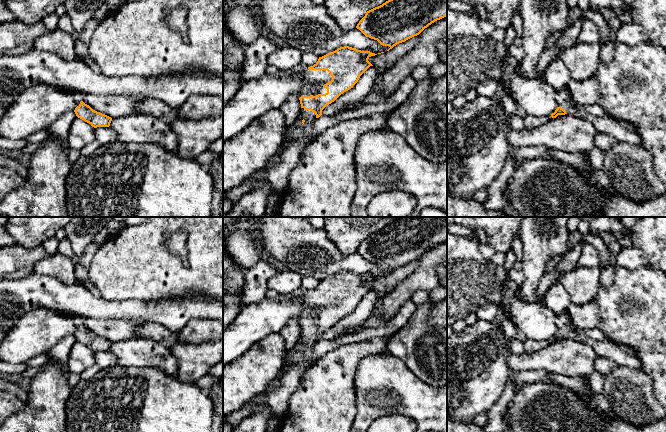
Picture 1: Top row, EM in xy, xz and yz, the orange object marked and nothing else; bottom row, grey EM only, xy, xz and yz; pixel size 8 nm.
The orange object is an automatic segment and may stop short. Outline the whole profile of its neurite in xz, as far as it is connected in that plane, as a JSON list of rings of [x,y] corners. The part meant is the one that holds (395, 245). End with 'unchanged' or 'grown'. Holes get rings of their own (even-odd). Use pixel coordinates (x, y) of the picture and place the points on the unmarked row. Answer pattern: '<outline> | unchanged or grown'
[[[399,217],[382,229],[367,235],[356,252],[366,261],[377,264],[383,270],[389,270],[389,275],[446,240],[447,217]]] | unchanged

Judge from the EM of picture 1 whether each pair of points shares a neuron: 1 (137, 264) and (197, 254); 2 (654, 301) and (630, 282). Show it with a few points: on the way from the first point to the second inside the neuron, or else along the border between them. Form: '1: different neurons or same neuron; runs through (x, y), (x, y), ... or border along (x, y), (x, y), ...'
1: same neuron; runs through (154, 270), (190, 270)
2: same neuron; runs through (648, 300), (636, 288)

